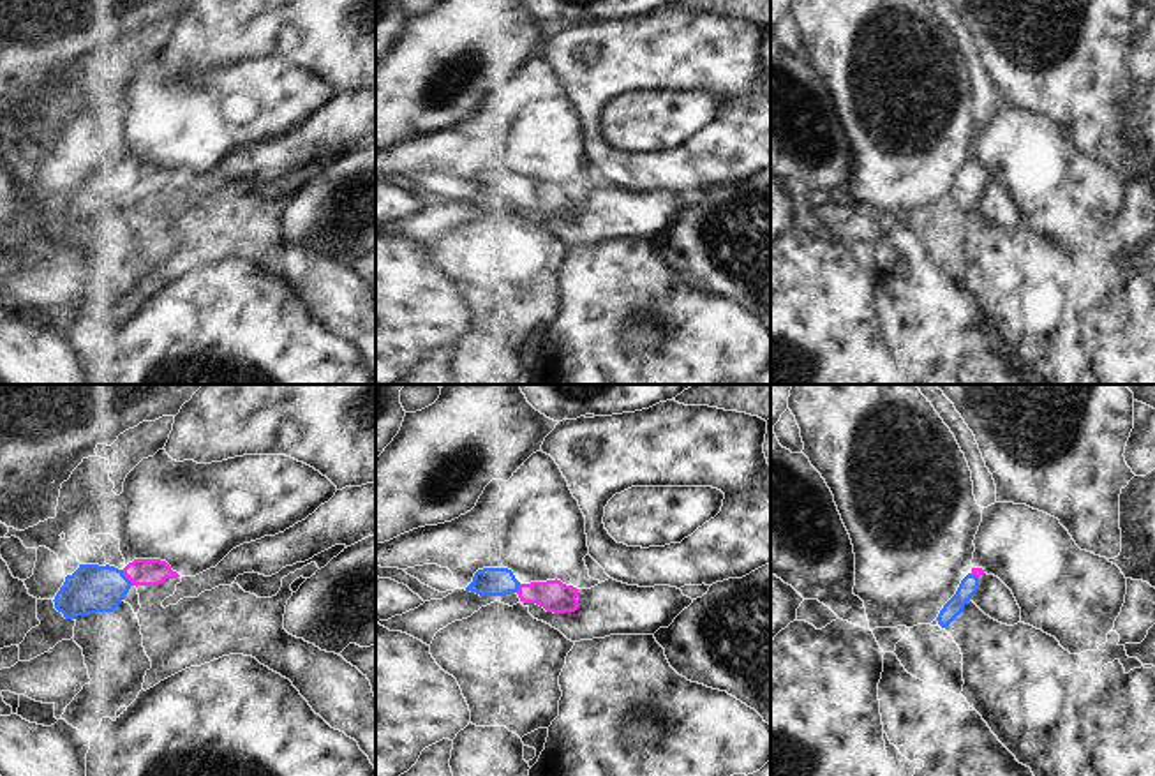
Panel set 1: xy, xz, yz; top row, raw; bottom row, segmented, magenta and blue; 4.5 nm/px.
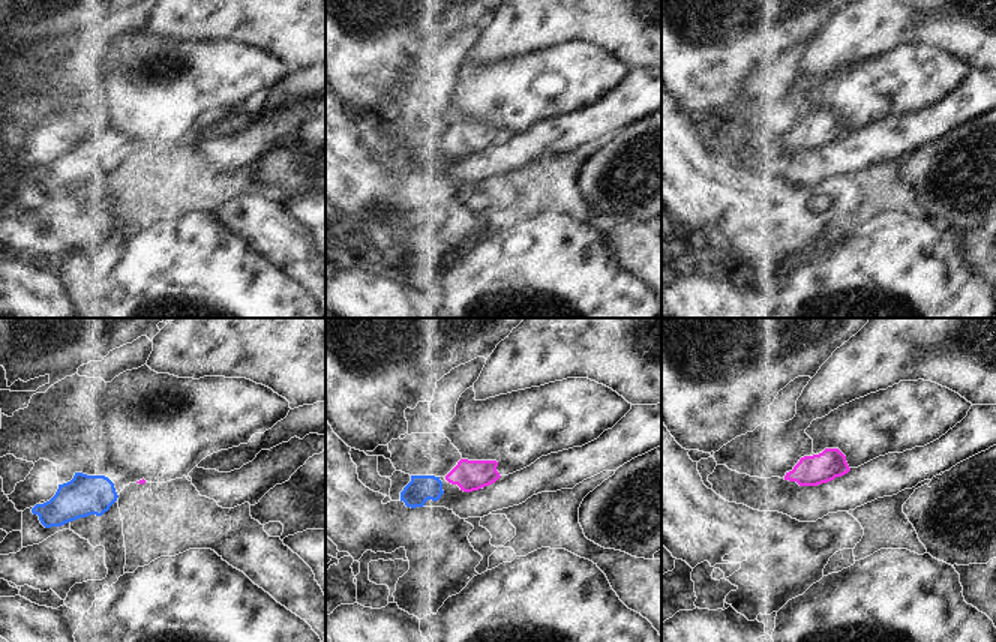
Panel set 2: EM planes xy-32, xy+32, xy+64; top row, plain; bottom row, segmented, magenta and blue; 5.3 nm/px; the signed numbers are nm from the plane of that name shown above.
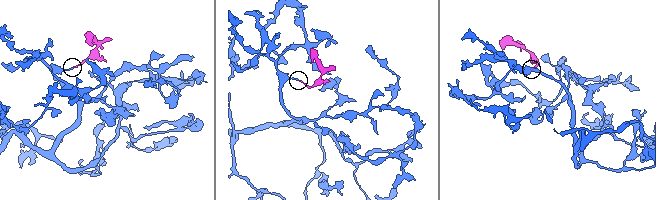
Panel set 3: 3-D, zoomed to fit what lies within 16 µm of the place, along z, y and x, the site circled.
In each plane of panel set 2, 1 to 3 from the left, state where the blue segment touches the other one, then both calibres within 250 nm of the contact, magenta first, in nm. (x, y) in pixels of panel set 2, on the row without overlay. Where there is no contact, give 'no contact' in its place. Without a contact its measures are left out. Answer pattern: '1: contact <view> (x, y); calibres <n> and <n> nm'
1: no contact
2: no contact
3: no contact

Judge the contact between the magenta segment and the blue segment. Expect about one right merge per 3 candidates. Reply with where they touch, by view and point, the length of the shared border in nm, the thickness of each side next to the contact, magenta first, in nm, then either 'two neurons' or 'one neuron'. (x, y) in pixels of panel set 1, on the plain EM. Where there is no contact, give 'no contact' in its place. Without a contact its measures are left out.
meets magenta in xy at (126, 180); contact 90 nm long; 130 nm thick on the magenta side, 220 nm on the other; one neuron

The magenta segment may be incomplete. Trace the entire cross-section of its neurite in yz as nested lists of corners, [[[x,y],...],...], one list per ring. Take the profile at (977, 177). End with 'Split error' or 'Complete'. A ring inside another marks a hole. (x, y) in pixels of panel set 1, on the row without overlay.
[[[972,173],[972,176],[961,185],[956,199],[943,210],[936,226],[942,233],[947,233],[972,205],[979,192],[979,182],[984,180],[982,173]]]. Split error

